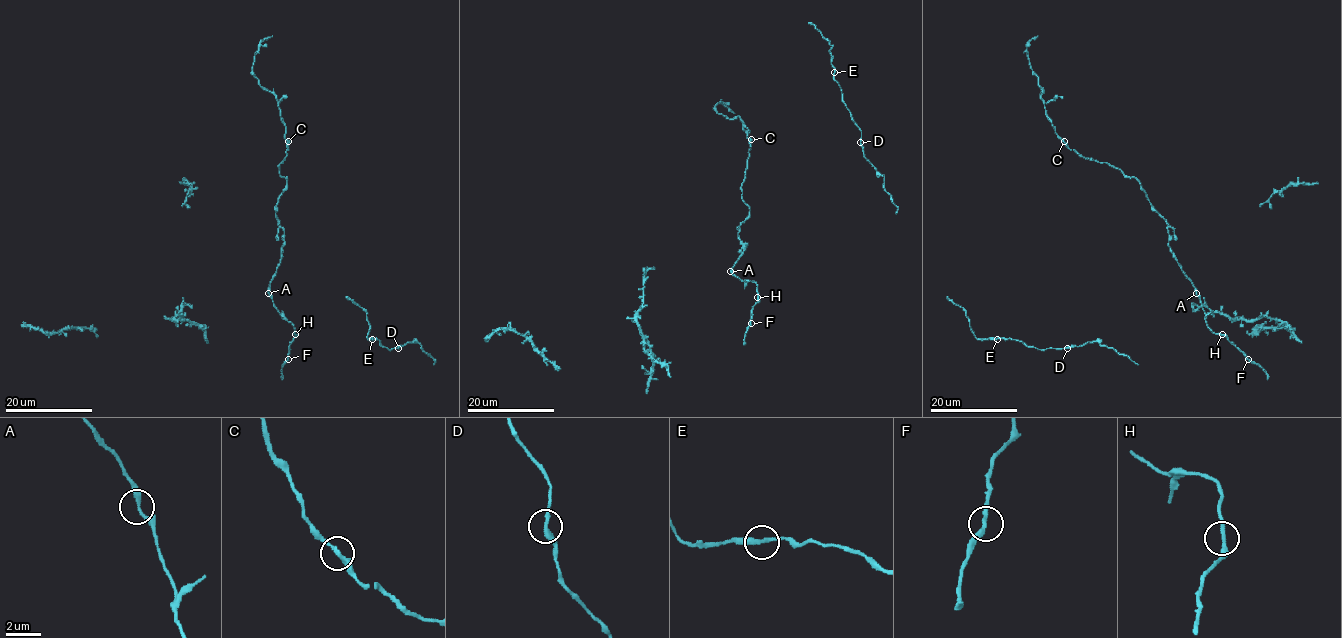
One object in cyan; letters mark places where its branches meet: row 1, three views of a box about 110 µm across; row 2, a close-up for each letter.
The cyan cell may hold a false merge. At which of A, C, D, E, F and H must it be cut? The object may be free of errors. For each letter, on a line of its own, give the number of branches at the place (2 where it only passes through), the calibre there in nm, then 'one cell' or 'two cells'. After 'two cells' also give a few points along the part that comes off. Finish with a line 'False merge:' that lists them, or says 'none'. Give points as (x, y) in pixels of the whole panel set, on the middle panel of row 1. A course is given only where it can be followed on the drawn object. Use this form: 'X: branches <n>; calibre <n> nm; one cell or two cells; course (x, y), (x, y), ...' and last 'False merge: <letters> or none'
A: branches 2; calibre 260 nm; one cell
C: branches 2; calibre 280 nm; one cell
D: branches 2; calibre 280 nm; one cell
E: branches 2; calibre 280 nm; one cell
F: branches 2; calibre 240 nm; one cell
H: branches 2; calibre 280 nm; one cell
False merge: none

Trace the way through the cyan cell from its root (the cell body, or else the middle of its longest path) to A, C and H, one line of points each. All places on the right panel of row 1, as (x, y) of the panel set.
A: (1204, 311), (1196, 293)
C: (1204, 311), (1197, 289), (1169, 245), (1167, 223), (1152, 206), (1140, 184), (1105, 162), (1081, 157), (1064, 141)
H: (1204, 311), (1209, 328), (1222, 334)

